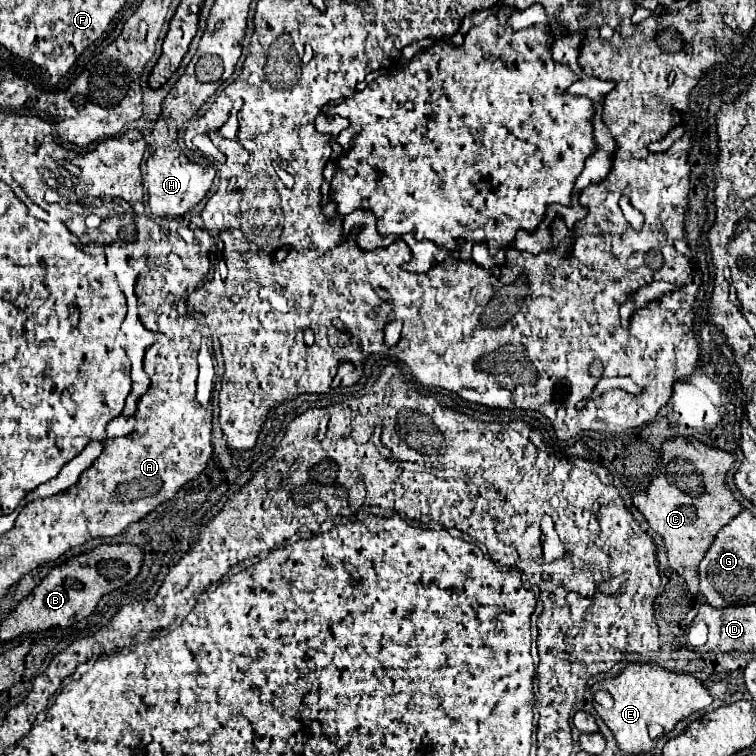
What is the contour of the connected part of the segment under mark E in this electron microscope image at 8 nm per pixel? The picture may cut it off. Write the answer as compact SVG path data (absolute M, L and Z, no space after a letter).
M654 663L650 665L628 665L618 677L606 679L590 688L593 694L593 705L596 713L604 719L608 729L614 733L618 749L624 755L646 755L656 749L654 741L650 741L676 727L678 721L688 715L708 707L712 703L706 687L692 675L672 673Z

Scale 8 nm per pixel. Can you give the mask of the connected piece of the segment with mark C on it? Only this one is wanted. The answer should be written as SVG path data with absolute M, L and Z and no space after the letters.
M678 437L678 439L666 441L662 445L662 459L660 459L662 471L652 477L648 491L634 493L634 497L632 497L634 507L644 515L648 525L664 539L668 565L672 571L676 571L678 575L684 577L692 595L698 595L698 565L700 565L702 557L706 555L706 551L710 549L716 533L742 511L742 505L736 501L734 493L730 491L730 487L726 483L726 475L732 469L734 461L736 461L734 455L730 455L722 449L712 449L696 439Z

